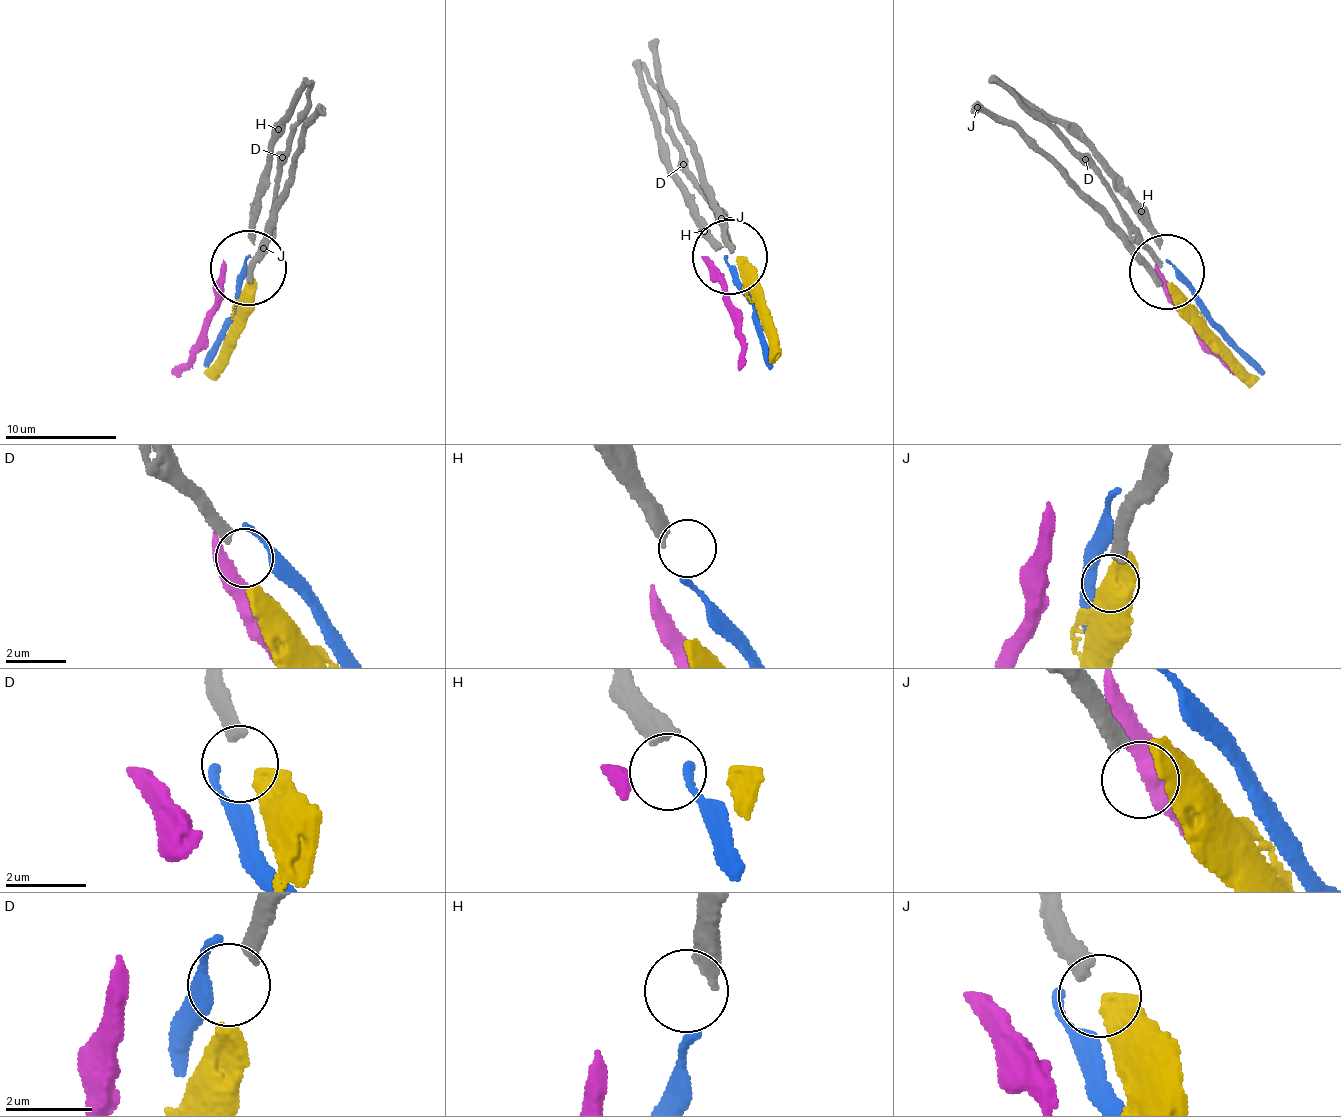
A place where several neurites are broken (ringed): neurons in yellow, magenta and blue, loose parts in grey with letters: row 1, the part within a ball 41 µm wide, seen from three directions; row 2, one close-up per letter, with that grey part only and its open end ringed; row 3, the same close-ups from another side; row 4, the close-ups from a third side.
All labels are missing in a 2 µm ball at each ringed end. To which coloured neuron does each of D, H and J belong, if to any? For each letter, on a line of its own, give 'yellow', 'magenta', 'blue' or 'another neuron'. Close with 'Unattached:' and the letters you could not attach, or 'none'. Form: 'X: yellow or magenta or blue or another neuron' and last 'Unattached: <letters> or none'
D: another neuron
H: another neuron
J: another neuron
Unattached: D, H, J

